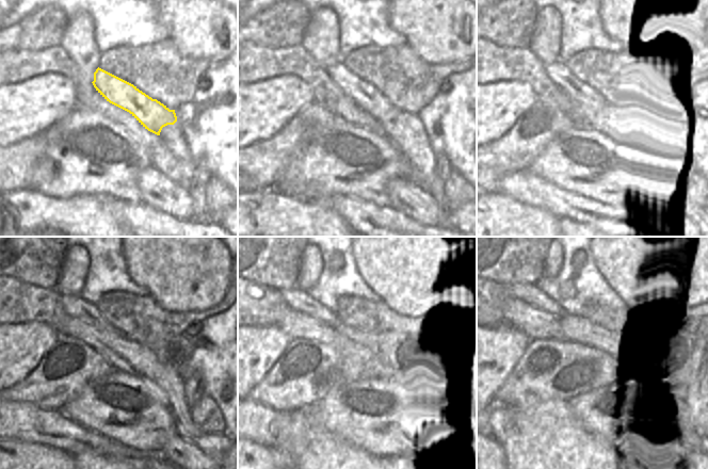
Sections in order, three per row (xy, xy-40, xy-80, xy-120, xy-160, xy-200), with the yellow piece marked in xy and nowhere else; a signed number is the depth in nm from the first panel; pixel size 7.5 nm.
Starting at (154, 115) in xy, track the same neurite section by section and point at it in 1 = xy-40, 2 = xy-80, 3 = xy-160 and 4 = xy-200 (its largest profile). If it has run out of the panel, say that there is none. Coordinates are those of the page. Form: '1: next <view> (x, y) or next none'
1: next xy-40 (365, 95)
2: next xy-80 (560, 74)
3: next xy-160 (295, 298)
4: next xy-200 (530, 293)

